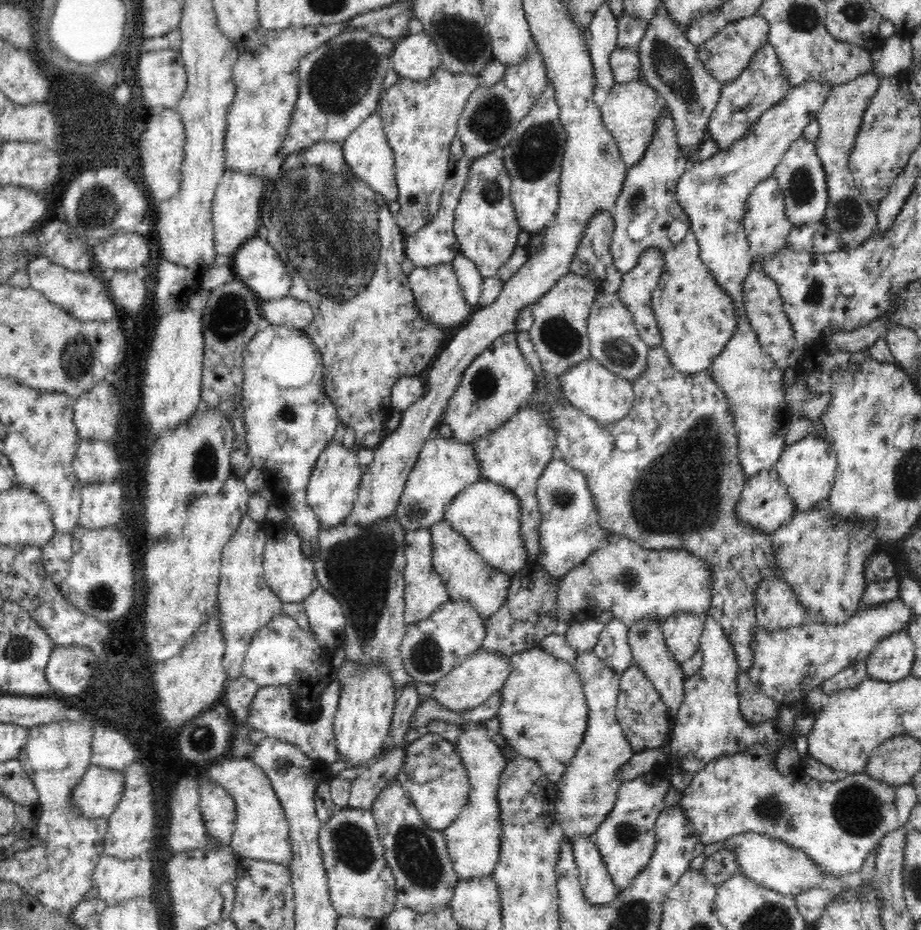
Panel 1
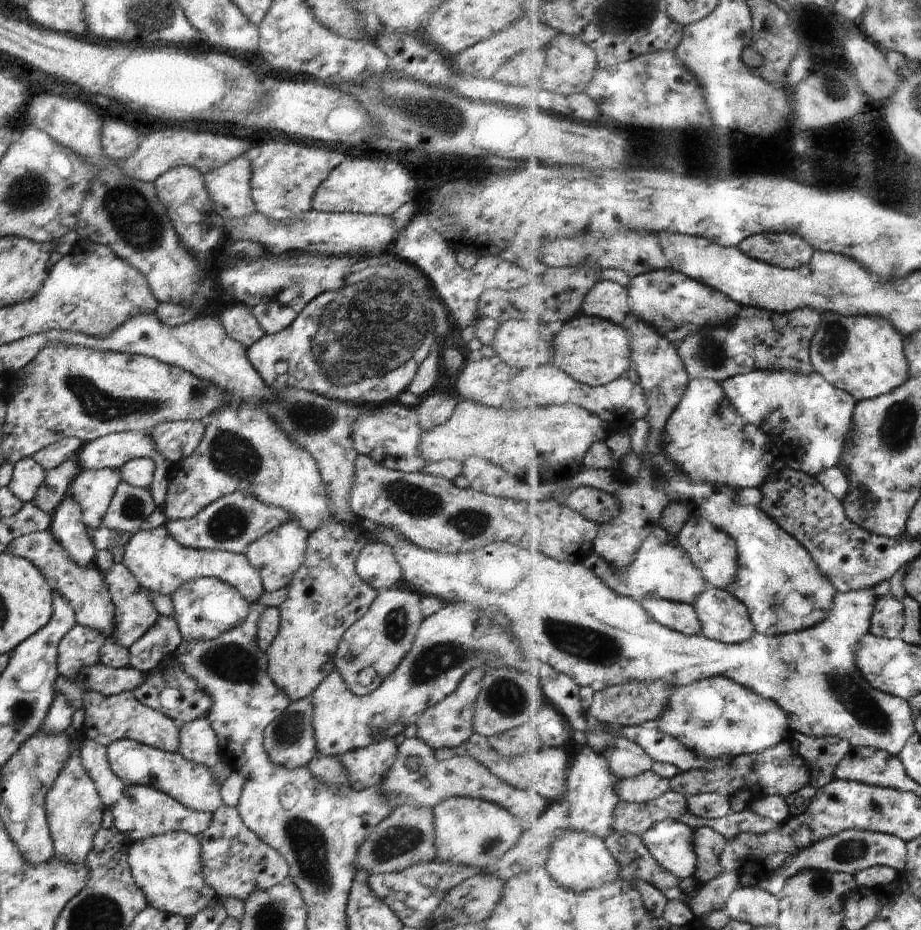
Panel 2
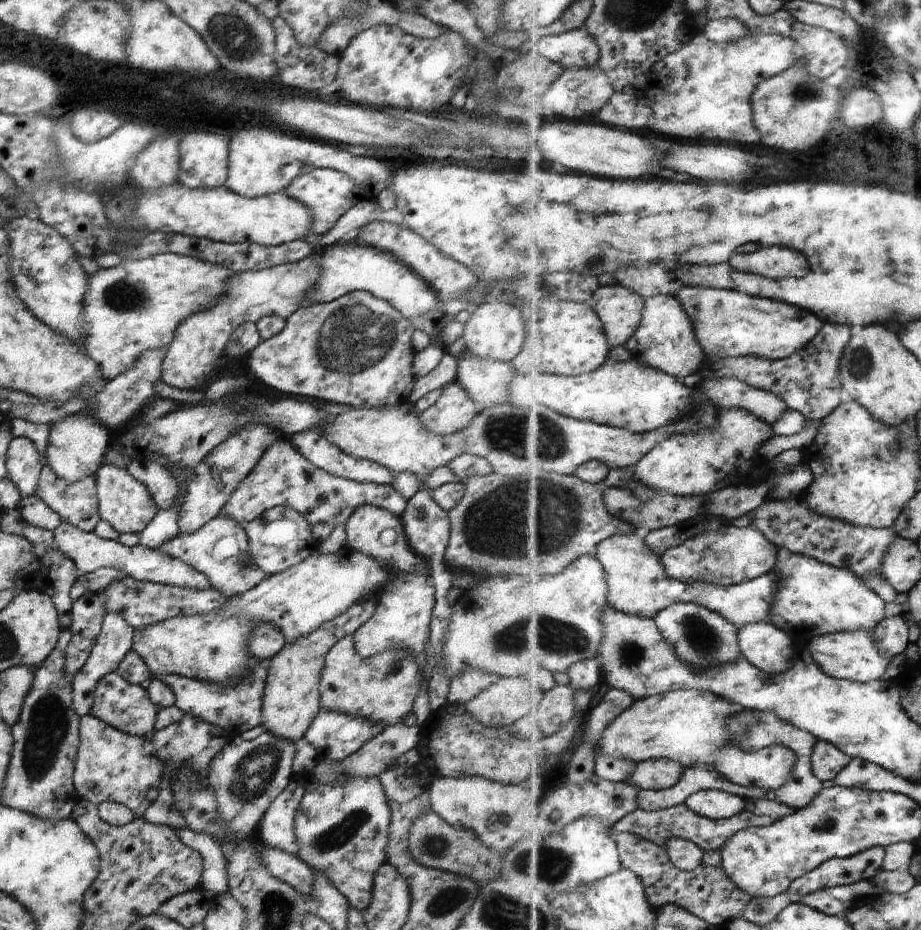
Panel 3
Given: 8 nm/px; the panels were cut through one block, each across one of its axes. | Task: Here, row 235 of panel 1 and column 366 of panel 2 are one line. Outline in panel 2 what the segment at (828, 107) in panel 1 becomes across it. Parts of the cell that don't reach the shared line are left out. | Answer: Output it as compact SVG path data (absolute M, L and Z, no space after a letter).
M409 804L395 807L393 812L381 820L361 841L355 852L355 869L363 870L365 874L385 874L401 872L404 868L419 863L436 860L435 834L433 832L433 812L423 806Z

